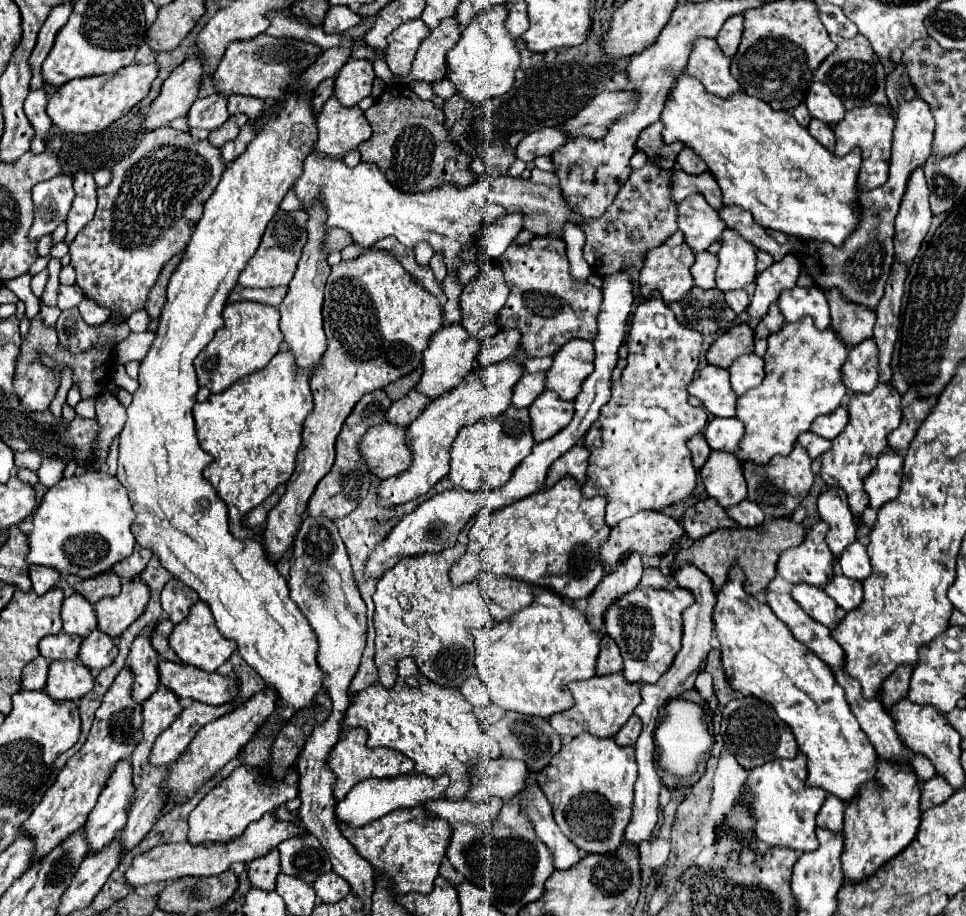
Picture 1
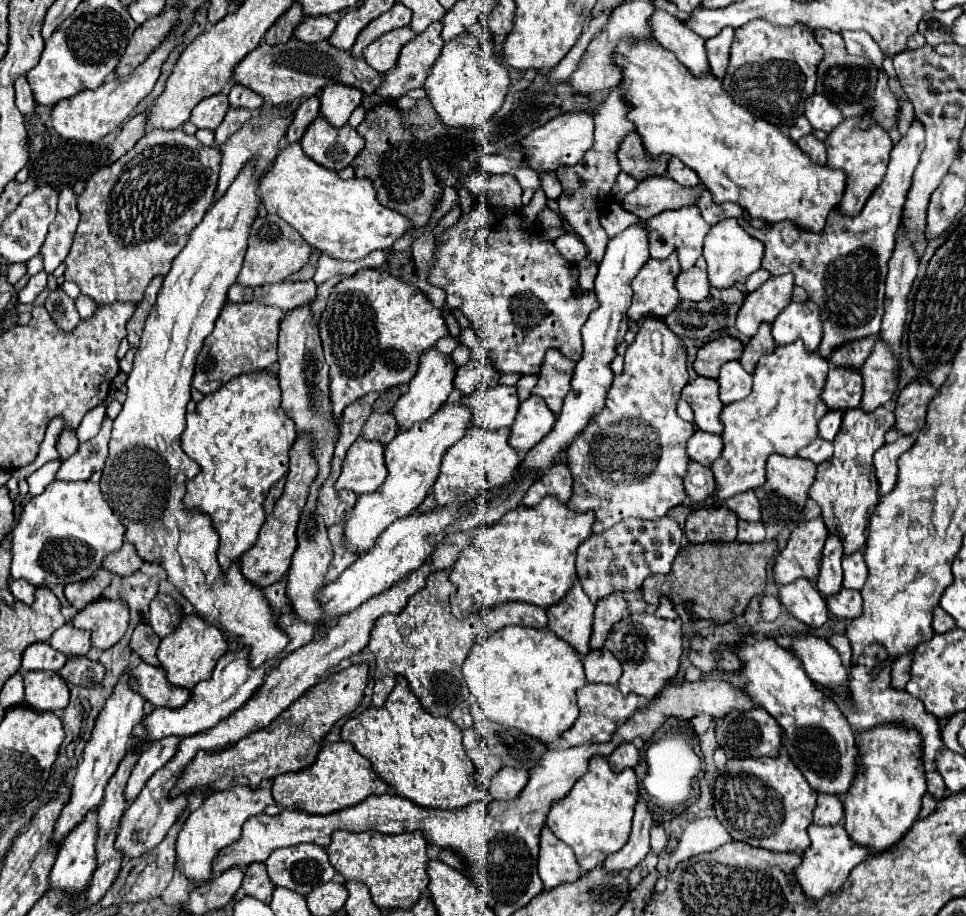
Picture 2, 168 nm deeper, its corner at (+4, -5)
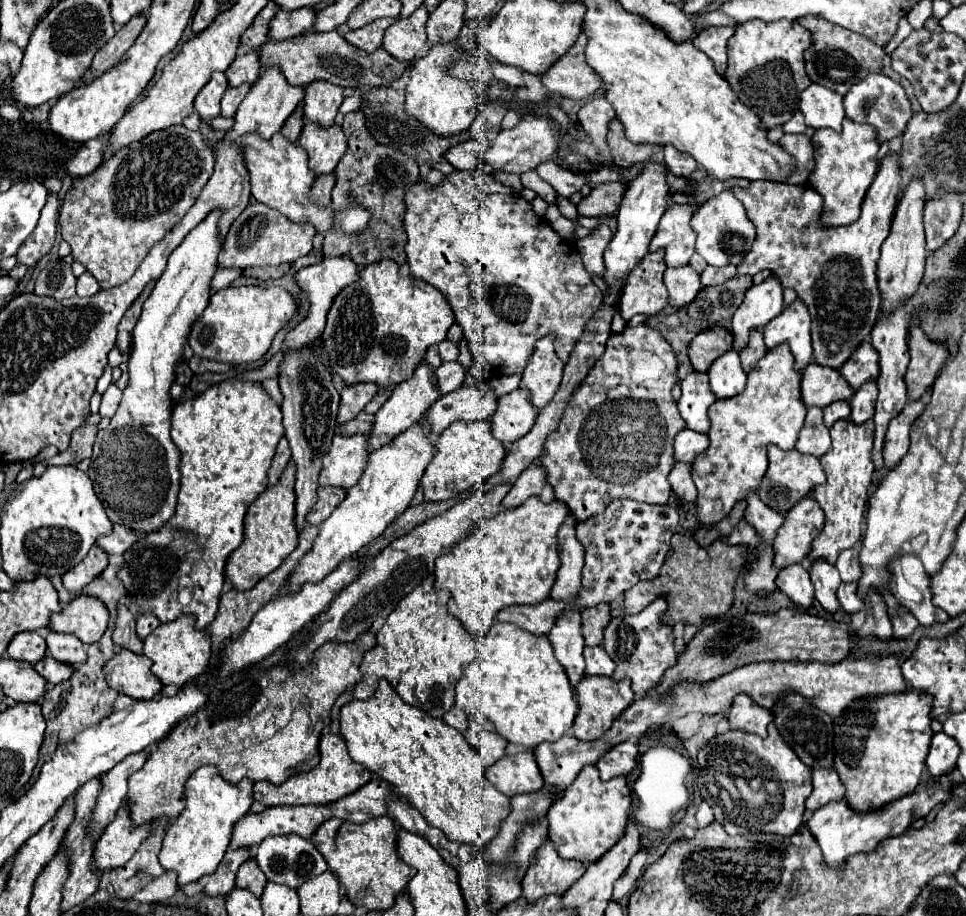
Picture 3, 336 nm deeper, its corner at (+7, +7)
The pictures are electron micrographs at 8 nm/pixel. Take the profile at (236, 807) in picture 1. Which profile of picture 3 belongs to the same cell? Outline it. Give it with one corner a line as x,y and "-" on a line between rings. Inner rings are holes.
201,766
185,784
185,808
167,828
163,838
163,848
159,852
159,864
165,870
177,872
177,884
185,886
199,880
203,874
213,874
221,862
229,842
231,830
237,820
241,820
251,804
253,782
241,780
239,784
225,782
215,766

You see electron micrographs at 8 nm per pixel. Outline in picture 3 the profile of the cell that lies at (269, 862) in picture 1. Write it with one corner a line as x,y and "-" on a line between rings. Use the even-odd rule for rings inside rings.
251,858
245,862
245,866
239,868
237,872
237,888
245,888
249,892
253,892
257,898
263,894
263,888
267,884
265,874
261,872
261,868
257,866
257,862

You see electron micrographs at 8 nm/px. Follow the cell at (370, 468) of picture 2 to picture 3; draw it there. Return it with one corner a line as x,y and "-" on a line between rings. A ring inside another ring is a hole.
335,434
329,452
323,458
323,468
319,474
319,486
339,486
351,488
361,478
367,464
367,436
339,436

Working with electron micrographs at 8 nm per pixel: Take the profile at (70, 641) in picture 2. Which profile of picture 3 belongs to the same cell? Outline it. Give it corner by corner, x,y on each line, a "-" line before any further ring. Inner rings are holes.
49,632
47,634
47,652
69,666
75,664
83,664
87,658
87,652
81,644
81,640
77,640
73,634
57,634
57,632

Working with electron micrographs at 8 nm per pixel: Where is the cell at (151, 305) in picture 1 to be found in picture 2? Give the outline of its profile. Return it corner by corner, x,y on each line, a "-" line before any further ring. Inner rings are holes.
164,276
152,278
152,282
150,282
148,288
146,288
144,300
136,306
136,312
132,314
132,318
130,318
128,326
126,326
126,328
128,328
130,346
138,346
138,342
140,342
140,334
142,334
142,330
144,330
144,322
148,320
148,314
150,314
154,302
156,302
156,294
158,294
158,290
160,290
160,286
162,286
162,280
164,280

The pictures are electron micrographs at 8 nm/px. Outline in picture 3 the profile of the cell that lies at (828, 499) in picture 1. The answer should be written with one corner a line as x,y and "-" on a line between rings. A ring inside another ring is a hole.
817,560
809,566
809,574
811,574
813,586
815,586
815,598
821,602
821,606
827,612
835,614
841,608
839,602
837,602
837,596
835,596
839,584
841,584
837,568
829,566
823,560

